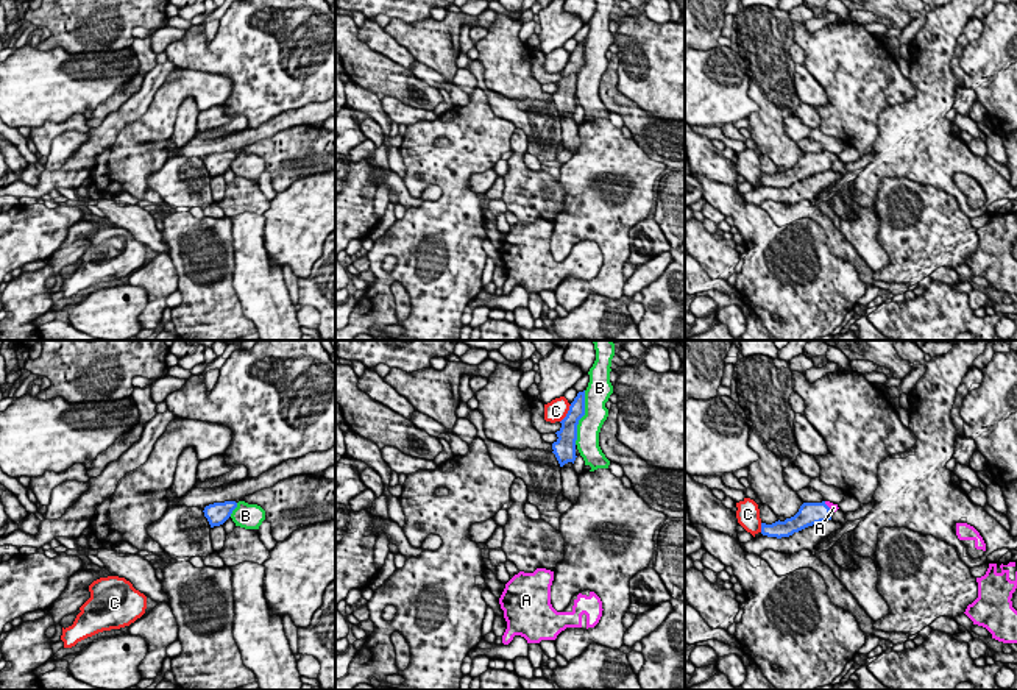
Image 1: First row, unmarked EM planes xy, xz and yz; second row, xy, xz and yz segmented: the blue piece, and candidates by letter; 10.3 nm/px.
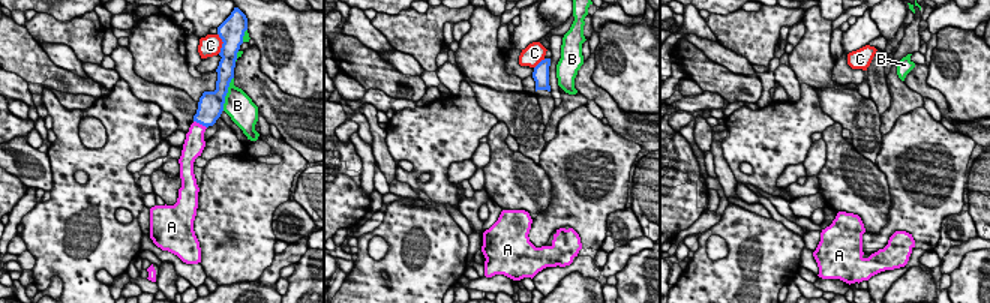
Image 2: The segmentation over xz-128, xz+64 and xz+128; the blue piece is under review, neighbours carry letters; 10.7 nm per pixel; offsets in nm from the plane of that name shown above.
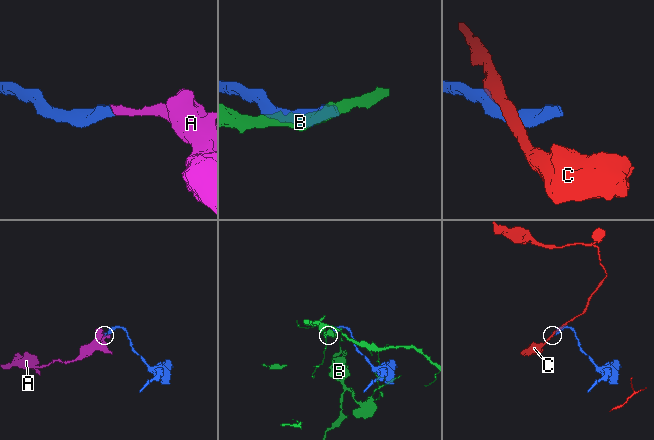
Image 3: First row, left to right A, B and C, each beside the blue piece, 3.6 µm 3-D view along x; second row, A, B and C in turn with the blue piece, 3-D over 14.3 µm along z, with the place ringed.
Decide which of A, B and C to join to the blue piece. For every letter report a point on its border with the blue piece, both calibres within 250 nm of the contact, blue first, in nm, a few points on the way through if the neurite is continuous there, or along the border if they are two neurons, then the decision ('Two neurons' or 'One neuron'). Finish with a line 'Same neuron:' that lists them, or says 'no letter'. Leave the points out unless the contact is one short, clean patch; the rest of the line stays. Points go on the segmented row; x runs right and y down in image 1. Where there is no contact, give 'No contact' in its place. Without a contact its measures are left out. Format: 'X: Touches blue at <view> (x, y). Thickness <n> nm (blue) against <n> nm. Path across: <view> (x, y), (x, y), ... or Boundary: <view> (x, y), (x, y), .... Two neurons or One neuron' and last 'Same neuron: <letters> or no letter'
A: Touches blue at yz (829, 508). Thickness 240 nm (blue) against 90 nm. Path across: yz (808, 514), (829, 508), (833, 508). One neuron
B: Touches blue at xz (582, 416). Thickness 190 nm (blue) against 240 nm. Two neurons
C: Touches blue at xz (566, 414). Thickness 190 nm (blue) against 220 nm. Two neurons
Same neuron: A

